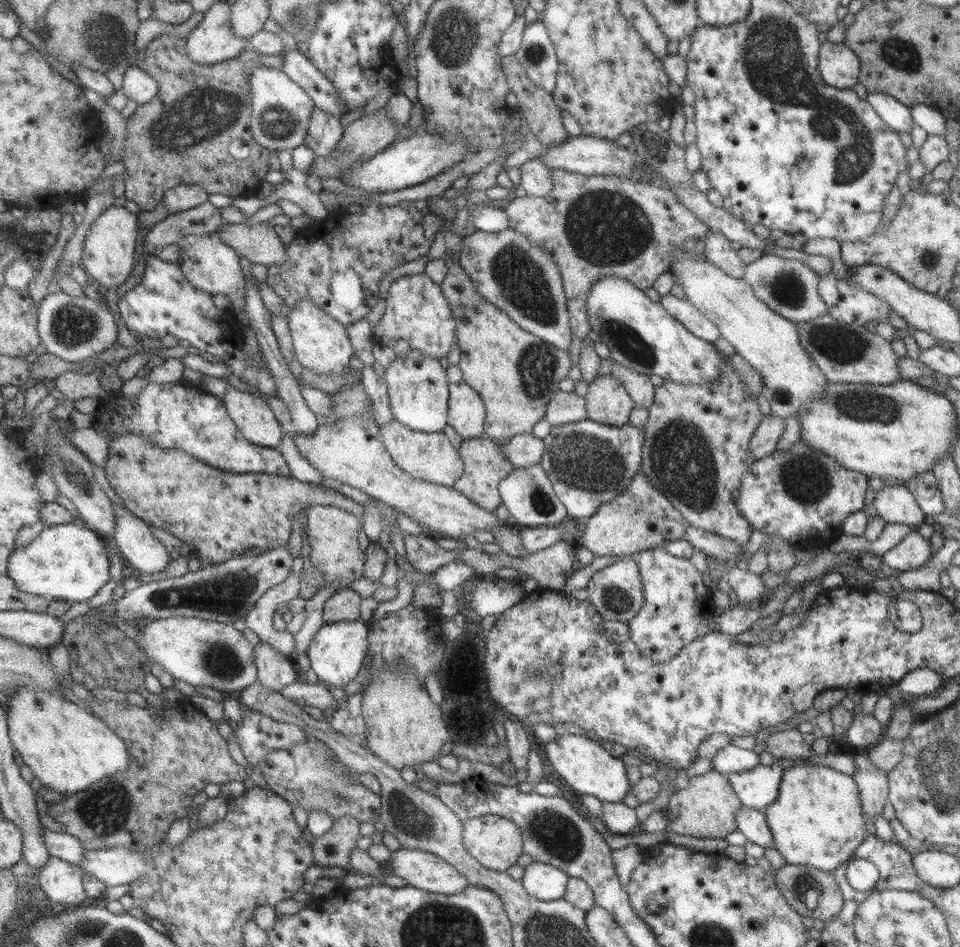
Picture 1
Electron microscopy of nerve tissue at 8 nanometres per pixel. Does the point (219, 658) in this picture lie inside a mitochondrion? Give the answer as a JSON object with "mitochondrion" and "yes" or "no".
{"mitochondrion":"yes"}

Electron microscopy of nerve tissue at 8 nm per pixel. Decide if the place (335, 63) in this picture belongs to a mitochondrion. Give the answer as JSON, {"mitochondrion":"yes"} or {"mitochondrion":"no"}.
{"mitochondrion":"no"}

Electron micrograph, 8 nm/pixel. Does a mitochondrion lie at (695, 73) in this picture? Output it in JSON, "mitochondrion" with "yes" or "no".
{"mitochondrion":"no"}

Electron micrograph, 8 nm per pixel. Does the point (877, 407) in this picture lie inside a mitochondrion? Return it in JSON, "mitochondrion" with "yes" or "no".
{"mitochondrion":"yes"}

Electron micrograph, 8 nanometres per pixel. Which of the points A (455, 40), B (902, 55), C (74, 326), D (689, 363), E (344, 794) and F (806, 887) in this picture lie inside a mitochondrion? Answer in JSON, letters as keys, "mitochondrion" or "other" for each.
{"A":"mitochondrion","B":"mitochondrion","C":"mitochondrion","D":"other","E":"mitochondrion","F":"mitochondrion"}

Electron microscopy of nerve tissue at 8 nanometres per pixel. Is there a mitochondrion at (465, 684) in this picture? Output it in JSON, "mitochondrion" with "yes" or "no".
{"mitochondrion":"no"}

